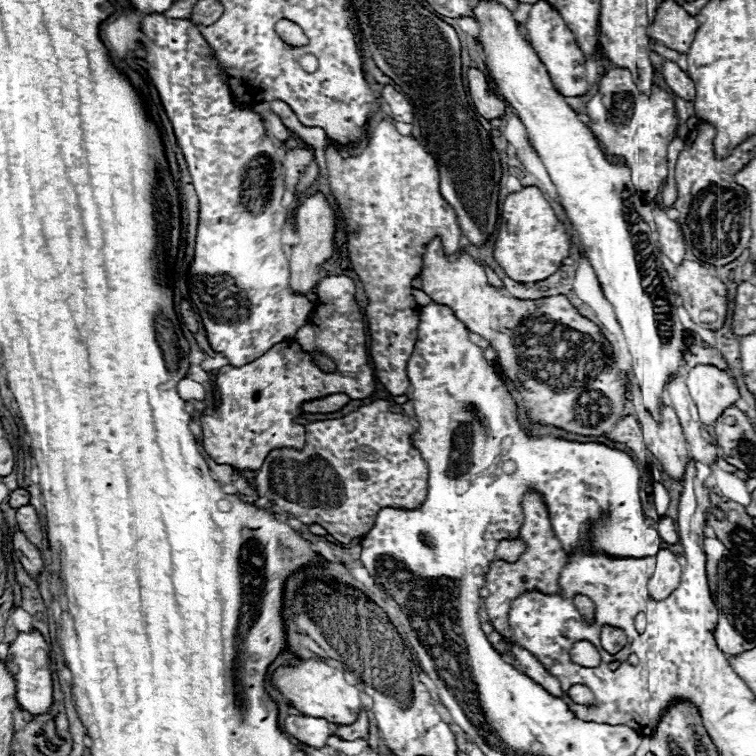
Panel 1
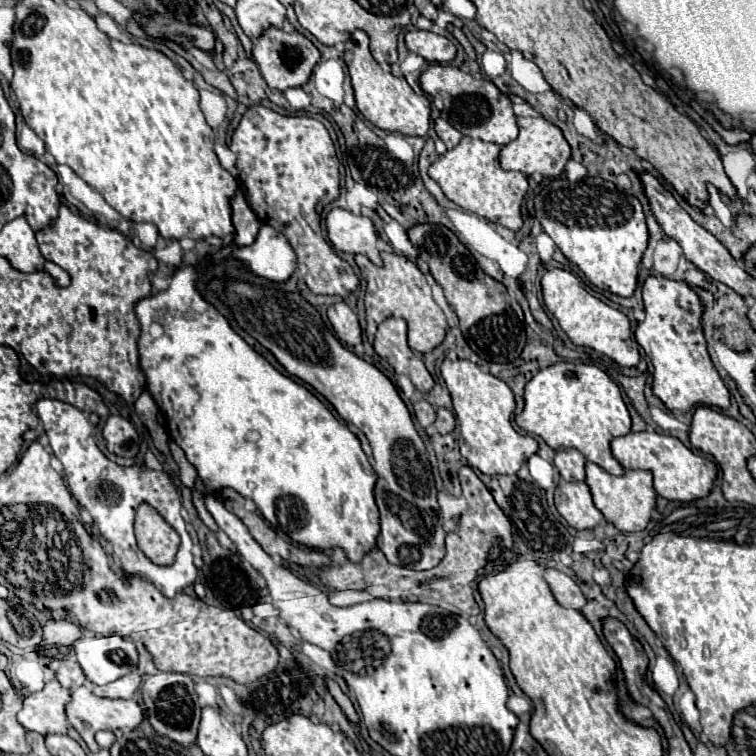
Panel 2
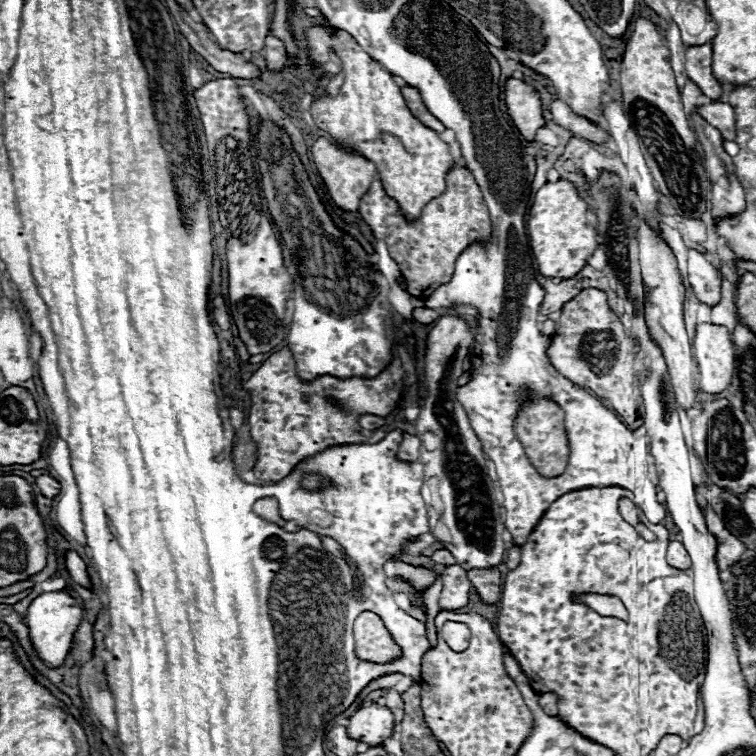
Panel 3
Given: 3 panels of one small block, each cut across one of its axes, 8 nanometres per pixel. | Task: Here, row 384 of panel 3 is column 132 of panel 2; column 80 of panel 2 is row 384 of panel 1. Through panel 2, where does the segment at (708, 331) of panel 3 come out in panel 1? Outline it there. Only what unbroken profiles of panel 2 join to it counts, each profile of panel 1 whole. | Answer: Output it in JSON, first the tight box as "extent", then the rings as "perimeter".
{"extent":[686,364,740,424],"perimeter":[[[712,364],[694,366],[686,376],[686,384],[704,424],[714,424],[722,410],[740,398],[740,390],[732,374]]]}

